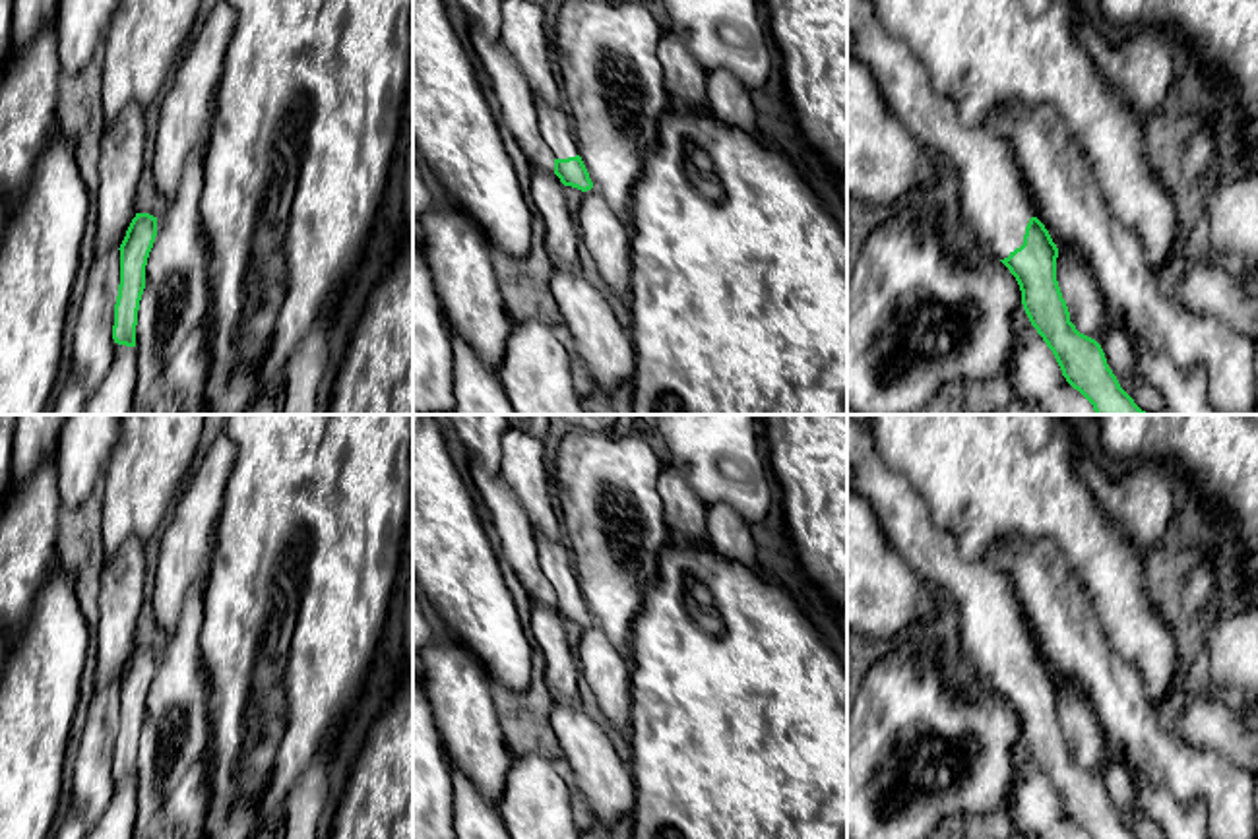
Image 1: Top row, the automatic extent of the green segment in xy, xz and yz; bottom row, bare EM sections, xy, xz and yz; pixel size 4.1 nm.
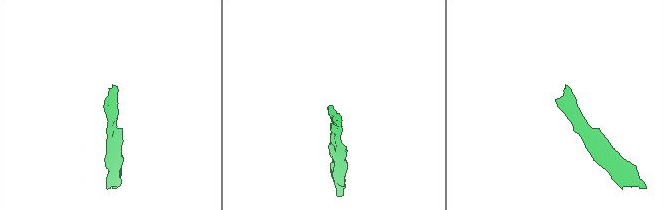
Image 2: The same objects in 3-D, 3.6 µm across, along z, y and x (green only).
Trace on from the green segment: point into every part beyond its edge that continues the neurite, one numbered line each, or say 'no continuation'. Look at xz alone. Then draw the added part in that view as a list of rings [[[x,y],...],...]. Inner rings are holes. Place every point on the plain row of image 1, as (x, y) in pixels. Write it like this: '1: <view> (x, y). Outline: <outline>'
1: xz (555, 557). Outline: [[[535,535],[535,544],[539,550],[539,564],[552,585],[554,593],[568,593],[580,589],[572,552],[562,537],[549,539],[545,535]]]

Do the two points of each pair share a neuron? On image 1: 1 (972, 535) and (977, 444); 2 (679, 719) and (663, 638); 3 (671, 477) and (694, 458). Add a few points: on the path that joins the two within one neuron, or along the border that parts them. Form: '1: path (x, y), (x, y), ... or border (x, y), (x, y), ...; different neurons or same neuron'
1: path (977, 512), (977, 467); same neuron
2: path (660, 700), (658, 657); same neuron
3: border (667, 464), (683, 473), (706, 504); different neurons

